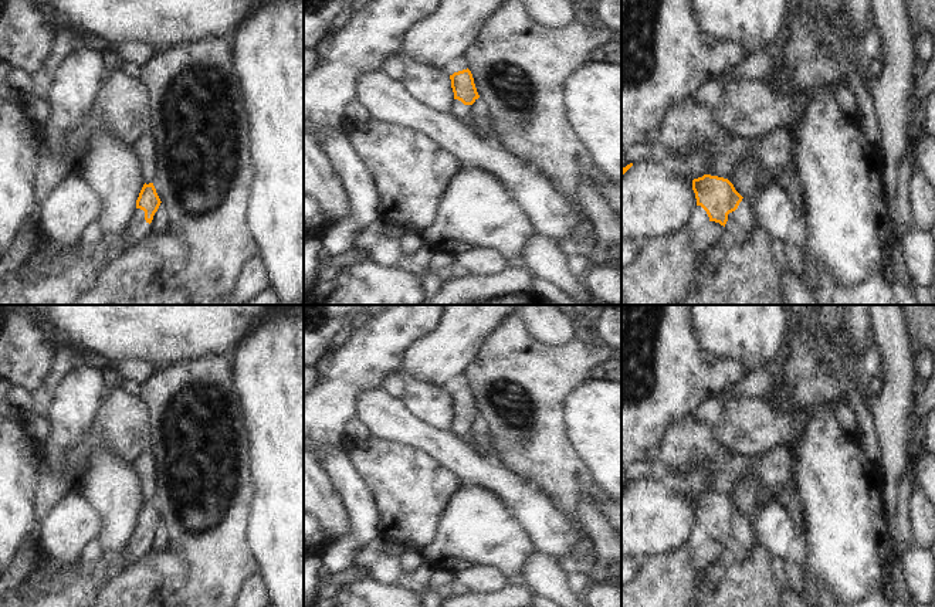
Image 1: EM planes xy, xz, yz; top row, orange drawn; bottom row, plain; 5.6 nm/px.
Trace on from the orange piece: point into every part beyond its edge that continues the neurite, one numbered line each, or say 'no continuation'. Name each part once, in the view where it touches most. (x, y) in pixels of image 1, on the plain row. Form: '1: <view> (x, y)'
1: yz (741, 539)

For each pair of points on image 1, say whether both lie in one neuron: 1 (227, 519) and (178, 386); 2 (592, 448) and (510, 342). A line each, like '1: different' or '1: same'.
1: same
2: different

